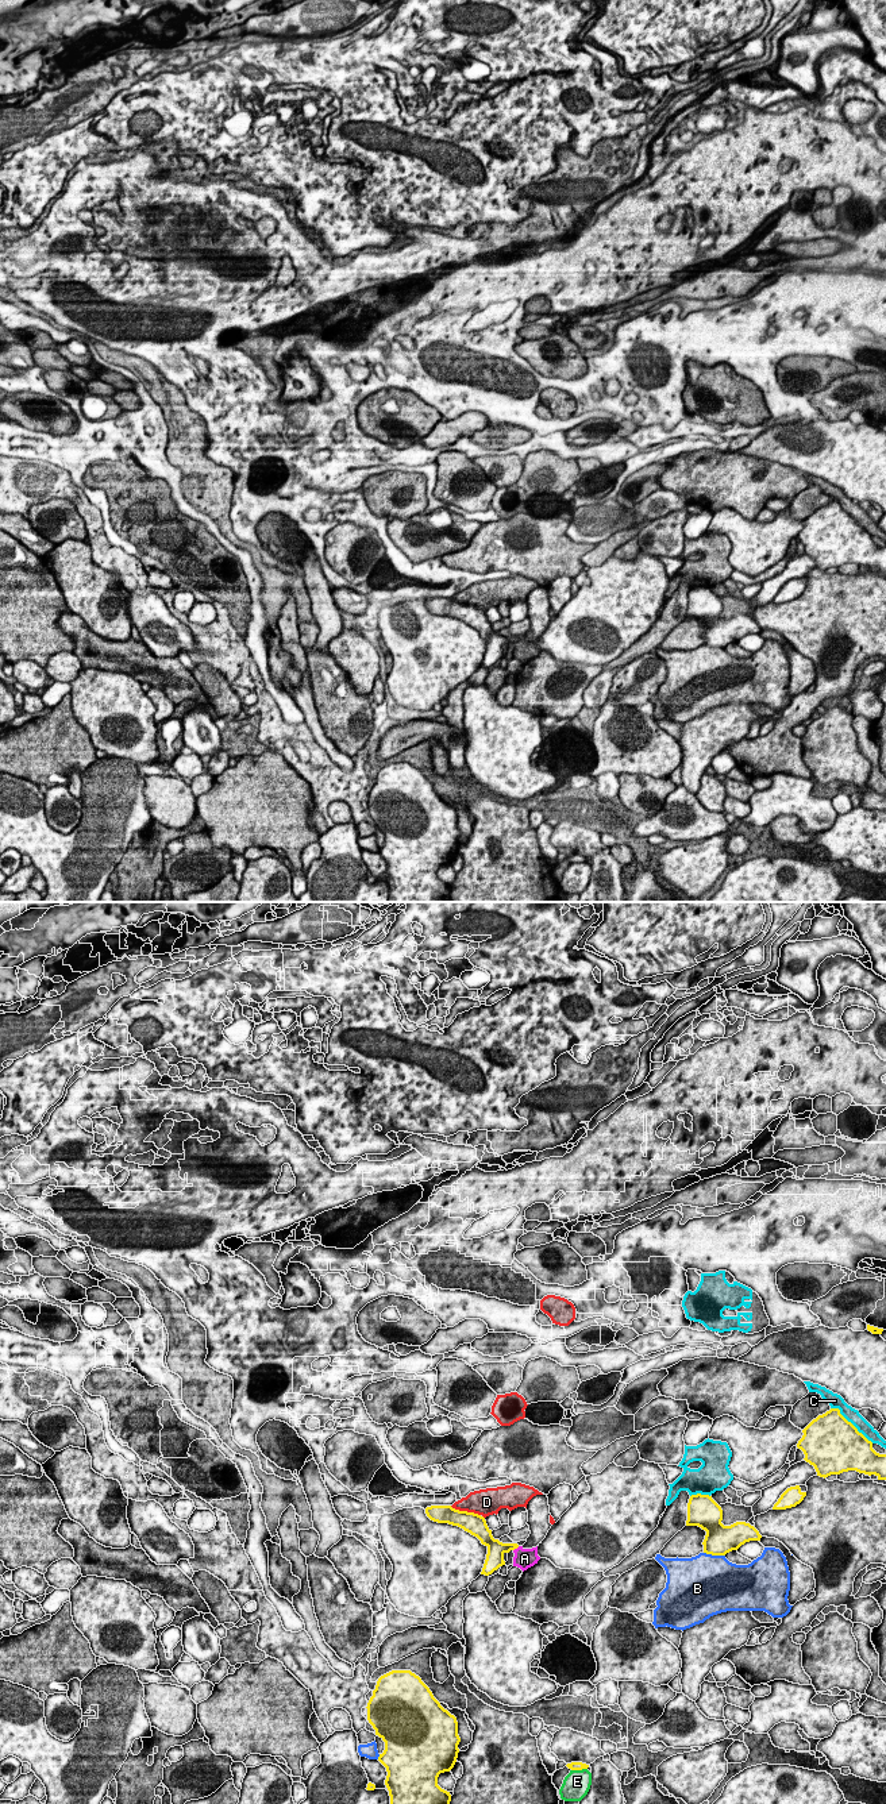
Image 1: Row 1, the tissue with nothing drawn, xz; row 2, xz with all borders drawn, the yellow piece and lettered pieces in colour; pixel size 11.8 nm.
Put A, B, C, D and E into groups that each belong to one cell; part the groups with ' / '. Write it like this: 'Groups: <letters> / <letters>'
Groups: A / B / C / D / E

